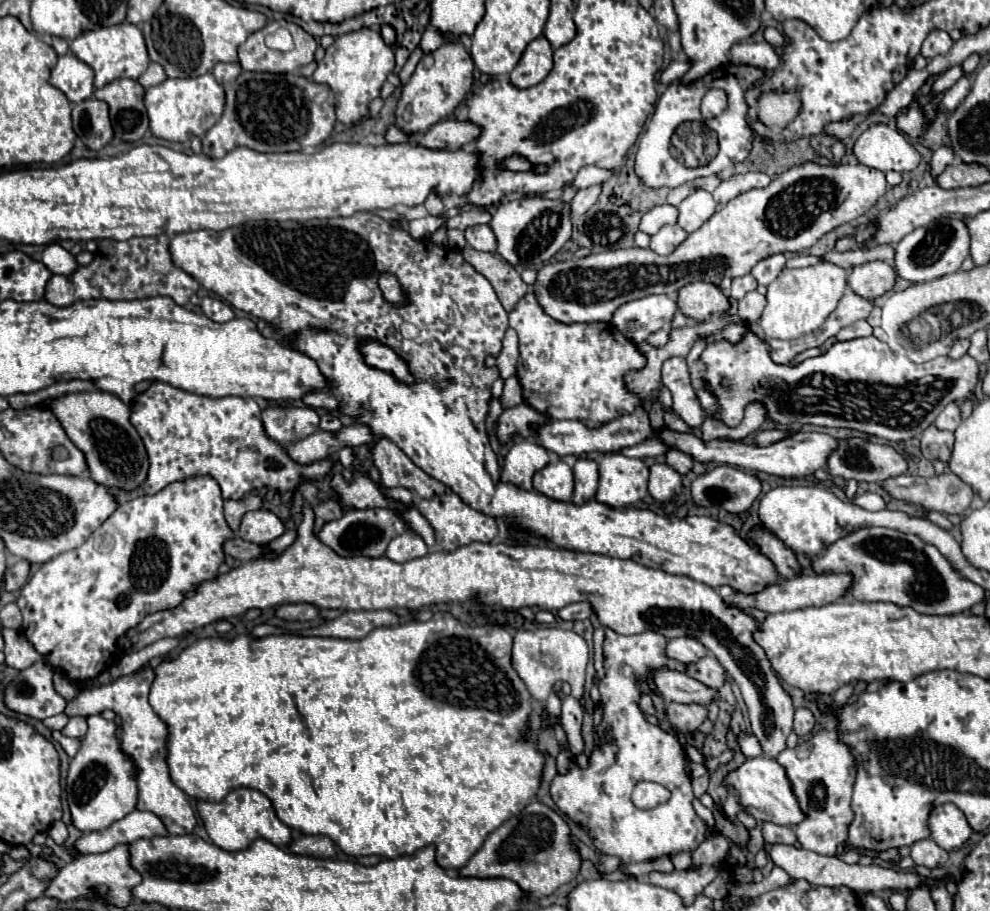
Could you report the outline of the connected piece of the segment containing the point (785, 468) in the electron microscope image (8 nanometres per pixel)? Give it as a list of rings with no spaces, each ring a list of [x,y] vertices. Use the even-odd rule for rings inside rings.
[[[669,429],[661,431],[661,437],[667,445],[689,453],[695,461],[701,463],[727,463],[727,465],[737,465],[747,471],[763,471],[769,475],[777,477],[809,477],[813,471],[825,467],[829,453],[837,447],[837,439],[825,433],[791,433],[789,437],[767,445],[767,447],[757,447],[757,445],[747,445],[747,443],[735,443],[735,441],[723,441],[715,439],[705,443],[703,439],[697,439],[693,435],[681,435],[681,433],[671,433]]]

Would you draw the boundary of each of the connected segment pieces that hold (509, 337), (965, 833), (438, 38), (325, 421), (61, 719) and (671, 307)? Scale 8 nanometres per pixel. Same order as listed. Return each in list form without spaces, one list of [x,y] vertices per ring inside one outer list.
[[[507,329],[505,331],[505,339],[503,339],[503,349],[497,357],[497,367],[501,373],[501,379],[507,381],[509,377],[515,375],[515,363],[519,357],[519,347],[517,347],[517,333],[515,329]]]
[[[943,803],[935,807],[929,815],[929,825],[931,839],[935,839],[935,843],[947,851],[961,847],[973,833],[963,811],[957,809],[953,803]]]
[[[428,26],[423,33],[419,47],[424,53],[439,48],[445,42],[445,38],[435,28]]]
[[[327,413],[327,415],[323,415],[321,417],[321,421],[319,421],[319,429],[323,429],[323,431],[329,431],[329,433],[339,433],[341,431],[341,421],[335,417],[335,415],[331,415],[331,413]]]
[[[59,713],[59,715],[55,715],[55,717],[47,717],[47,719],[43,719],[43,725],[49,727],[49,729],[57,729],[57,731],[61,731],[61,729],[67,725],[67,721],[69,721],[69,717],[67,717],[65,713]]]
[[[651,295],[621,305],[615,311],[615,317],[611,317],[611,325],[629,341],[641,343],[661,327],[669,327],[675,311],[677,305],[667,295]]]

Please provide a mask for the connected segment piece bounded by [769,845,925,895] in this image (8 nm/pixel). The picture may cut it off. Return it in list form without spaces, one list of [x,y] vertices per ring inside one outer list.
[[[773,845],[771,851],[769,851],[769,857],[773,859],[773,863],[781,869],[785,869],[793,879],[805,879],[809,881],[811,885],[827,885],[827,887],[849,887],[851,891],[855,891],[857,895],[865,895],[865,893],[871,893],[871,891],[881,891],[881,889],[913,889],[919,885],[919,879],[925,879],[925,877],[919,877],[917,873],[901,873],[901,871],[895,871],[895,869],[883,869],[879,865],[847,865],[843,863],[841,859],[837,857],[825,857],[825,855],[819,855],[819,853],[813,853],[813,851],[807,851],[807,849],[801,849],[801,847],[793,847],[793,845]]]

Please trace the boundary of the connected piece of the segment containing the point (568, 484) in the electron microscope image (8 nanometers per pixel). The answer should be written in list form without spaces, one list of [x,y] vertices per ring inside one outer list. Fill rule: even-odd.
[[[555,459],[535,473],[533,487],[545,497],[567,503],[573,495],[573,471],[563,459]]]

